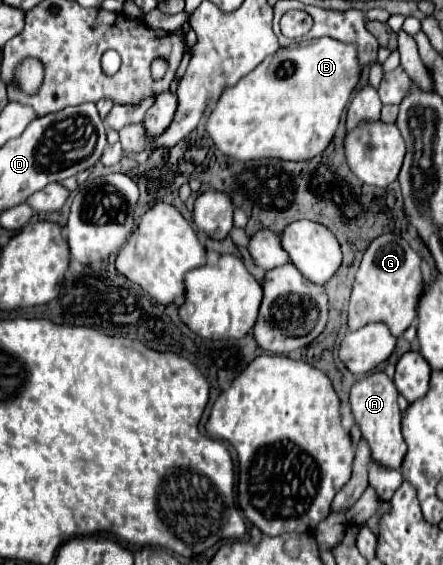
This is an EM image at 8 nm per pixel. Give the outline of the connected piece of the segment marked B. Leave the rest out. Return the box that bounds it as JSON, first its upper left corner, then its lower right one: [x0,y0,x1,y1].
[205,37,359,161]

